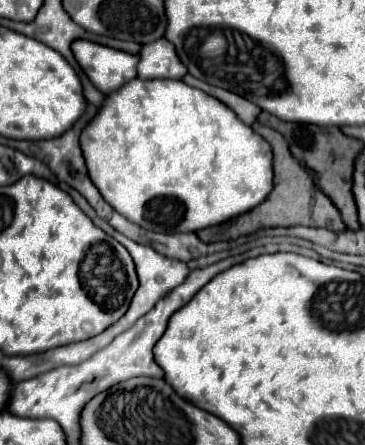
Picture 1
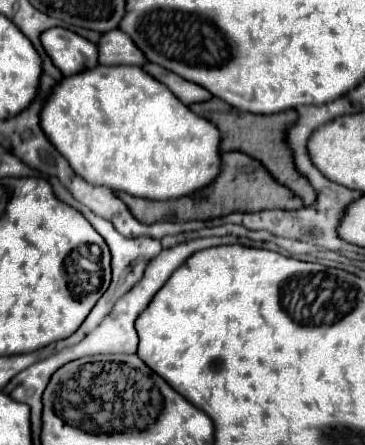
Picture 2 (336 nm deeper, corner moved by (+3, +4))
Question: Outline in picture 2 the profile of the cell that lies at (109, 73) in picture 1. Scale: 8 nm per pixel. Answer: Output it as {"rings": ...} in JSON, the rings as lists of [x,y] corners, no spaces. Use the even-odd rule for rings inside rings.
{"rings":[[[63,27],[45,29],[41,33],[41,45],[45,53],[51,57],[53,65],[65,77],[97,65],[97,45],[93,45],[91,41],[79,37],[69,29]]]}

